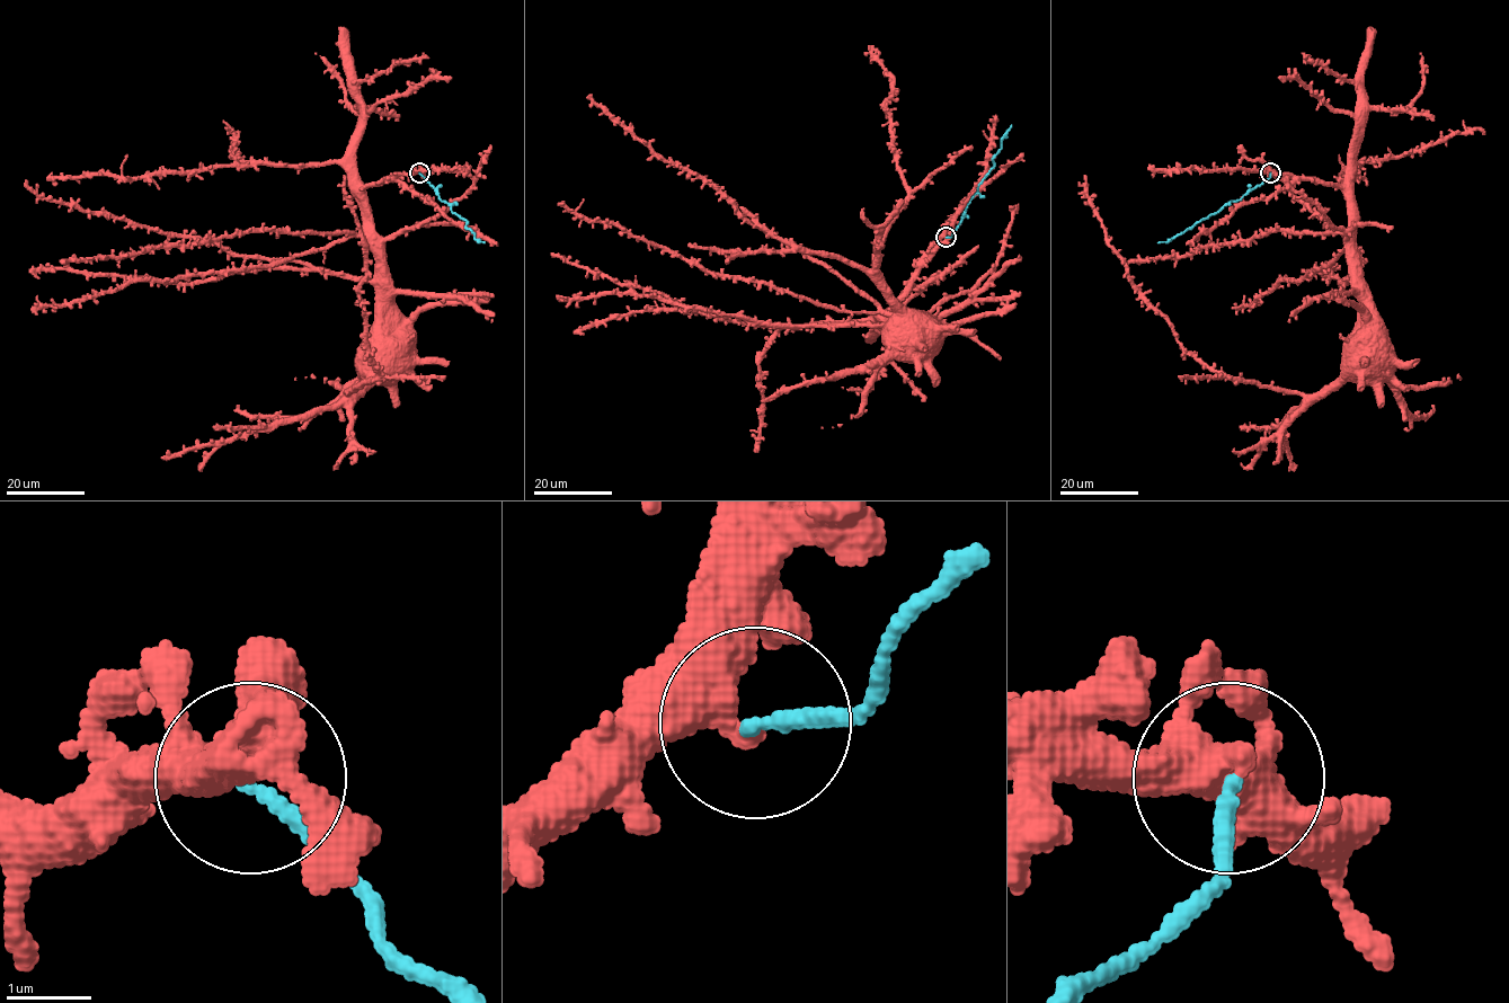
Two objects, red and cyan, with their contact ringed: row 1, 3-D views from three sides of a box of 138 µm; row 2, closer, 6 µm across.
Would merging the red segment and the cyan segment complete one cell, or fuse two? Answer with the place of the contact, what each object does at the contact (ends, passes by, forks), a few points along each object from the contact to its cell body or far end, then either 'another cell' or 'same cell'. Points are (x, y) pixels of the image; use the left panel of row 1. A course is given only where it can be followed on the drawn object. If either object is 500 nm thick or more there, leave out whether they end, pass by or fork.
at (419, 172); red ends there; cyan ends there; red runs (419, 172), (371, 183), (364, 192), (367, 211), (372, 216), (376, 260), (375, 342), (390, 355), (398, 345); cyan runs (419, 172), (441, 200), (467, 222), (473, 237), (485, 242); another cell

